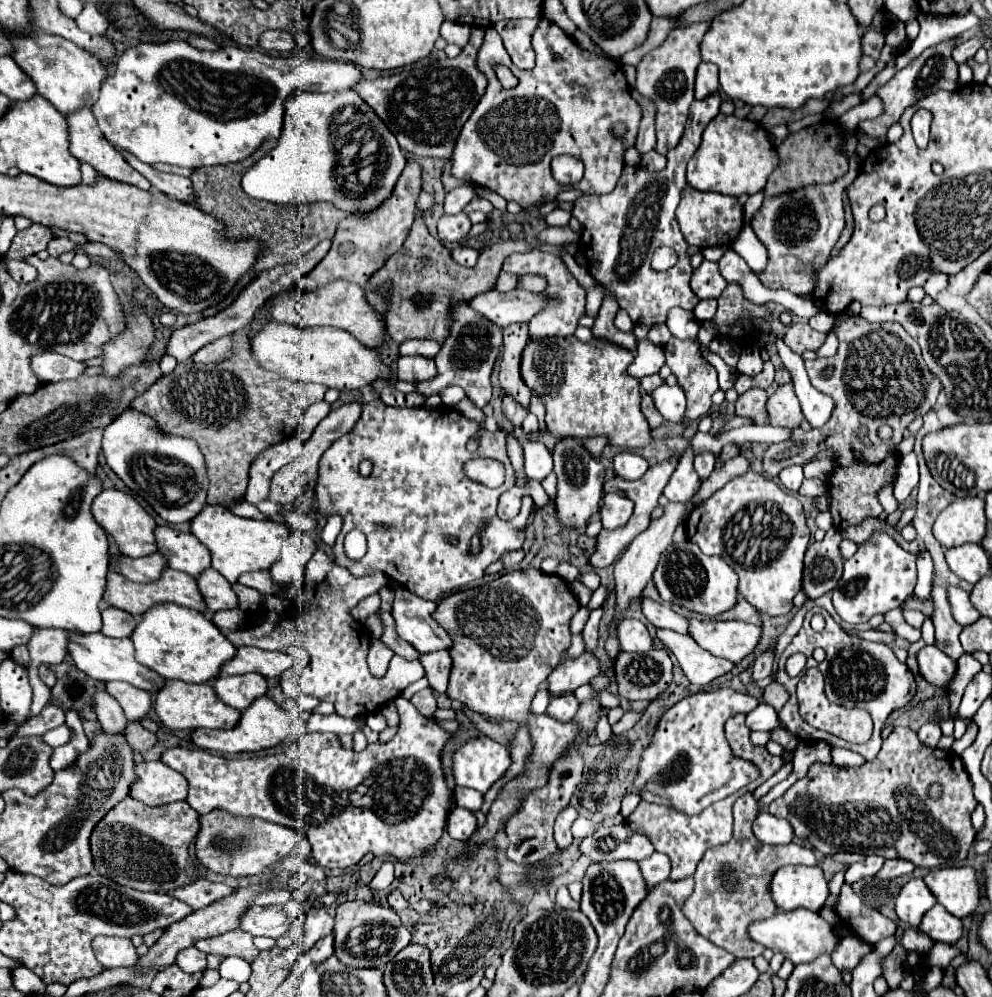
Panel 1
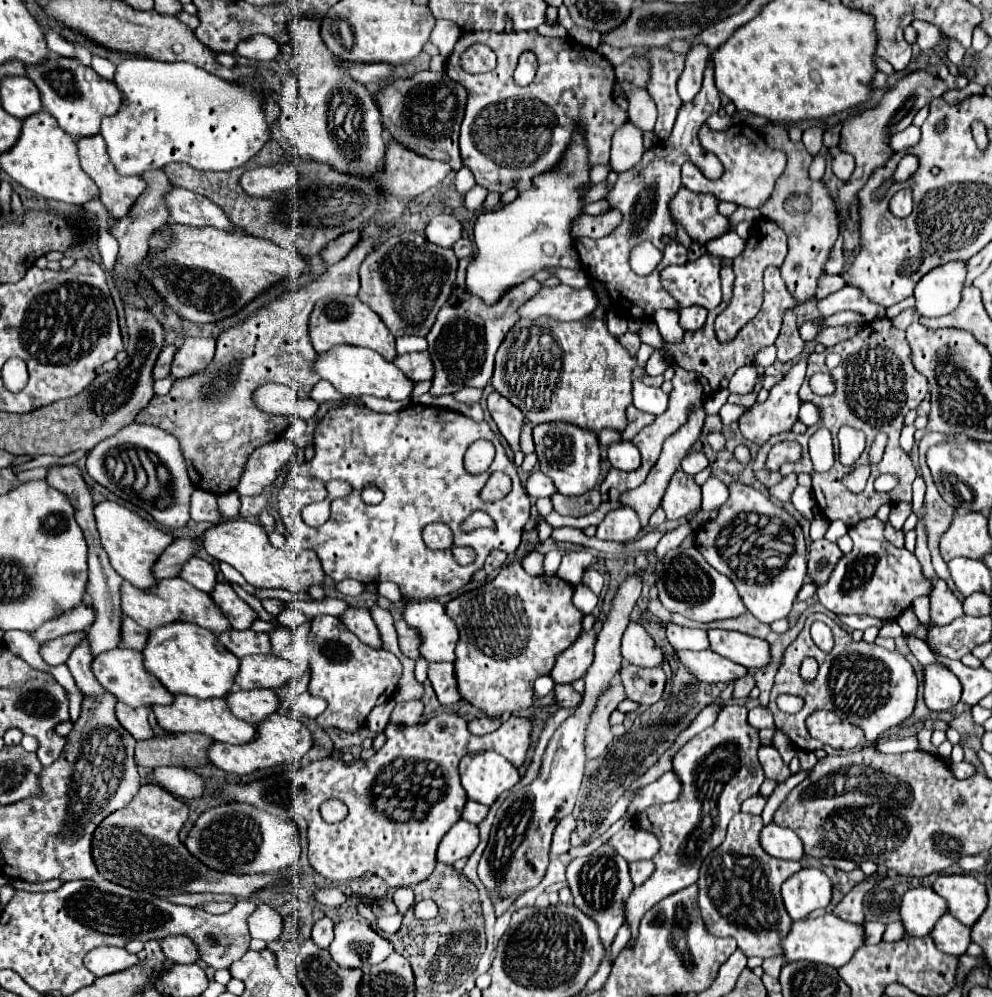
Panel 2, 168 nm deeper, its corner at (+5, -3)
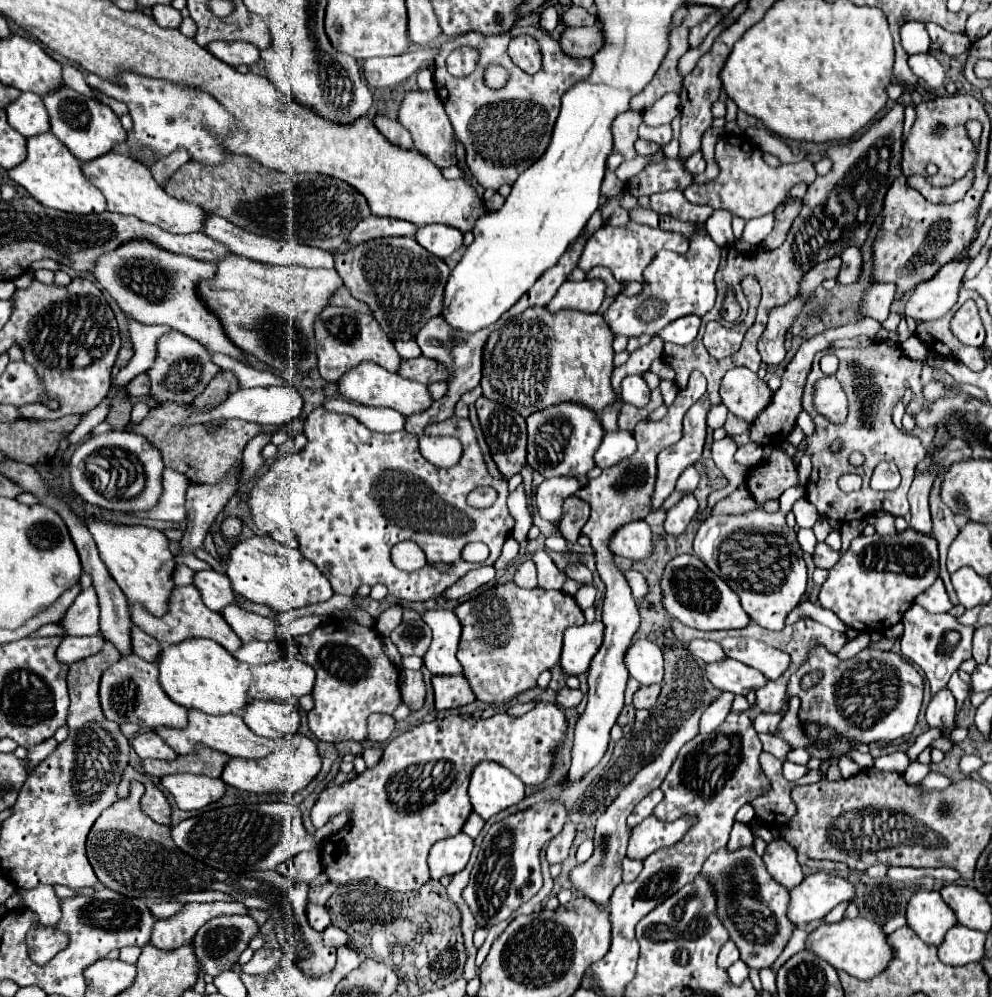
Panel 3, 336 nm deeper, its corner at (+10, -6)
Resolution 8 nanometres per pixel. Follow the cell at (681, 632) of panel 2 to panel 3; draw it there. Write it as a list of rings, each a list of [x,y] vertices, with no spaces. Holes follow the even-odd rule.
[[[696,639],[692,643],[688,643],[688,649],[694,657],[706,661],[706,663],[718,663],[718,661],[724,661],[728,659],[722,645],[720,643],[714,643],[714,641],[704,641],[704,639]]]

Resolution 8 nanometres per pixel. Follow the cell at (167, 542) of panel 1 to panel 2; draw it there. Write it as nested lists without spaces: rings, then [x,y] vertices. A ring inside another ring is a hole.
[[[191,556],[183,564],[183,568],[179,572],[179,578],[187,580],[189,584],[193,584],[195,588],[199,588],[203,592],[211,592],[215,582],[217,582],[217,574],[215,574],[213,566],[207,560],[199,558],[199,556]]]

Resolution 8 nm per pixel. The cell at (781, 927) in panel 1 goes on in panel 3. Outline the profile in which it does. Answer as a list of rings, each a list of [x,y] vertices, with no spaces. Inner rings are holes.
[[[864,917],[842,919],[832,925],[822,923],[812,935],[808,935],[806,947],[814,949],[824,961],[830,961],[830,965],[834,965],[838,971],[846,971],[848,975],[864,981],[886,971],[886,967],[892,961],[892,947],[882,925],[878,925],[876,921],[868,921]]]

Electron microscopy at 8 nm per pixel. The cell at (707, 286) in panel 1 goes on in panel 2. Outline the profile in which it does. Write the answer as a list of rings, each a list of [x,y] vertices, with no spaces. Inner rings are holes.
[[[705,252],[695,262],[665,268],[661,272],[661,282],[681,308],[697,304],[713,310],[721,302],[719,268],[721,260]]]

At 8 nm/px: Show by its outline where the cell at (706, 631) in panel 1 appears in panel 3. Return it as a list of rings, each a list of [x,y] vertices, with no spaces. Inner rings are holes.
[[[728,637],[722,641],[722,647],[726,649],[730,659],[738,659],[758,671],[762,671],[768,679],[778,679],[788,667],[790,667],[790,655],[770,647],[756,639],[744,639],[744,637]]]

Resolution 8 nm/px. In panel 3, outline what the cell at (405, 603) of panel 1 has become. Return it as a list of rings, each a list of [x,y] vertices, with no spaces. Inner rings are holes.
[[[452,609],[426,611],[424,621],[432,629],[432,643],[424,655],[424,665],[432,675],[462,675],[462,665],[456,659],[462,625]]]

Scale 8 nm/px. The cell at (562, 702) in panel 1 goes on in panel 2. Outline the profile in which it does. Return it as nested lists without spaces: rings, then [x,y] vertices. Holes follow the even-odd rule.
[[[555,686],[555,702],[561,708],[575,708],[579,704],[581,694],[577,694],[571,686]]]

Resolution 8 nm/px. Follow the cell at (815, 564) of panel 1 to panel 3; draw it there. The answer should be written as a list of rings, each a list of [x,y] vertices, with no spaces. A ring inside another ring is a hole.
[[[818,543],[818,545],[816,545],[816,555],[814,555],[814,565],[816,565],[816,567],[832,569],[838,559],[840,559],[840,553],[836,553],[836,551],[834,551],[832,547],[828,547],[826,543]]]

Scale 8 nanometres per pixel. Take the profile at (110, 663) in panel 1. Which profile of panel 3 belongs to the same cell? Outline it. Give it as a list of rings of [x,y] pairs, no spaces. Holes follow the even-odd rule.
[[[138,655],[122,657],[118,663],[110,665],[110,669],[106,669],[100,681],[100,705],[104,717],[118,725],[136,723],[140,727],[148,727],[150,731],[160,727],[184,729],[188,725],[188,711],[180,705],[174,705],[174,701],[170,701],[170,697],[166,697],[162,691],[158,681],[158,667],[140,659]]]

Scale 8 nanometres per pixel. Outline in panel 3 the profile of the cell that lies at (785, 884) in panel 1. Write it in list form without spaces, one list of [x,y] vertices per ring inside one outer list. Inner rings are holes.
[[[812,873],[808,875],[794,893],[790,893],[788,917],[794,925],[802,927],[810,921],[824,919],[836,905],[852,901],[856,889],[848,879],[842,879],[832,873]]]

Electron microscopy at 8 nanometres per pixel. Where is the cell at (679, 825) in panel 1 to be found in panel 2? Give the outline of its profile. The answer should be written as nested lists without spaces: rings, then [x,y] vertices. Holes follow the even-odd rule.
[[[733,704],[725,706],[713,726],[693,736],[675,754],[673,770],[683,782],[683,794],[677,802],[651,806],[647,810],[651,832],[657,836],[661,848],[653,858],[655,874],[643,886],[635,886],[631,898],[625,902],[625,916],[631,922],[633,938],[637,936],[637,922],[651,906],[697,882],[703,858],[725,840],[731,816],[739,812],[743,800],[759,792],[765,772],[757,760],[757,748],[759,738],[757,730],[747,722],[747,708]]]

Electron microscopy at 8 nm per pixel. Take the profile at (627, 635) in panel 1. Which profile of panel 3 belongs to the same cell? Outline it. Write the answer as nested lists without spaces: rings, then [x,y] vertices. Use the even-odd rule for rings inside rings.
[[[638,639],[626,653],[626,667],[630,675],[640,681],[640,685],[662,683],[664,677],[664,659],[656,643]]]

